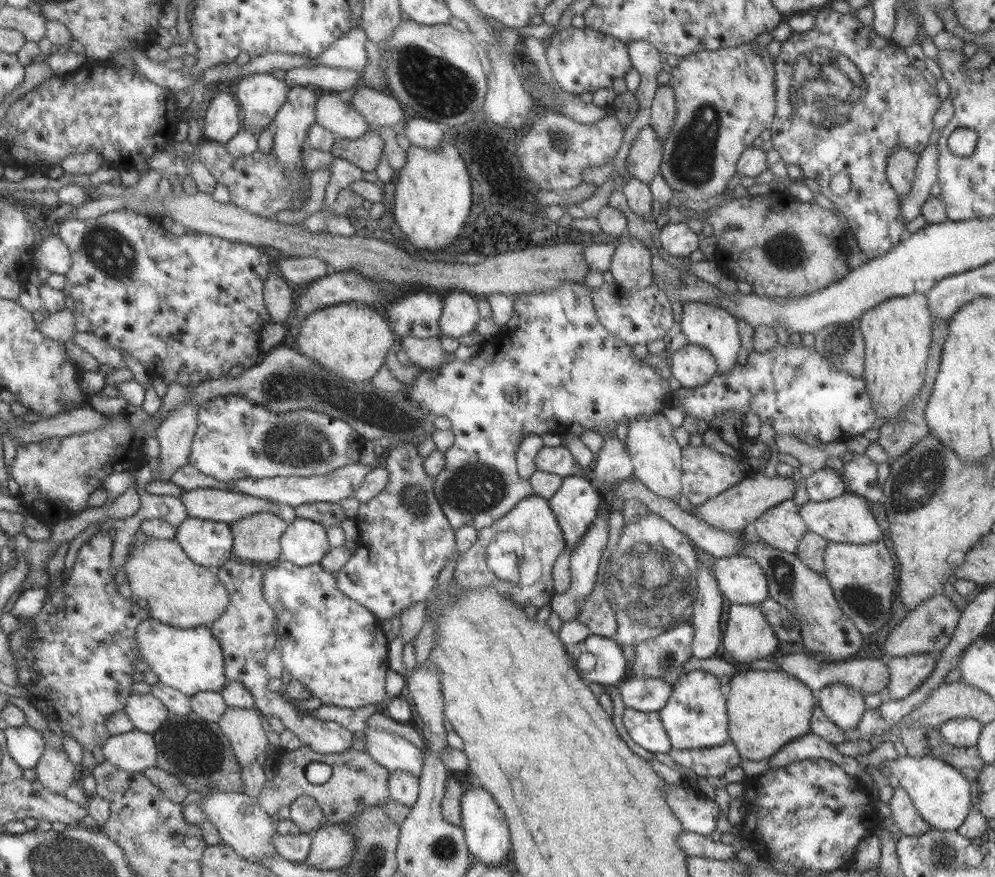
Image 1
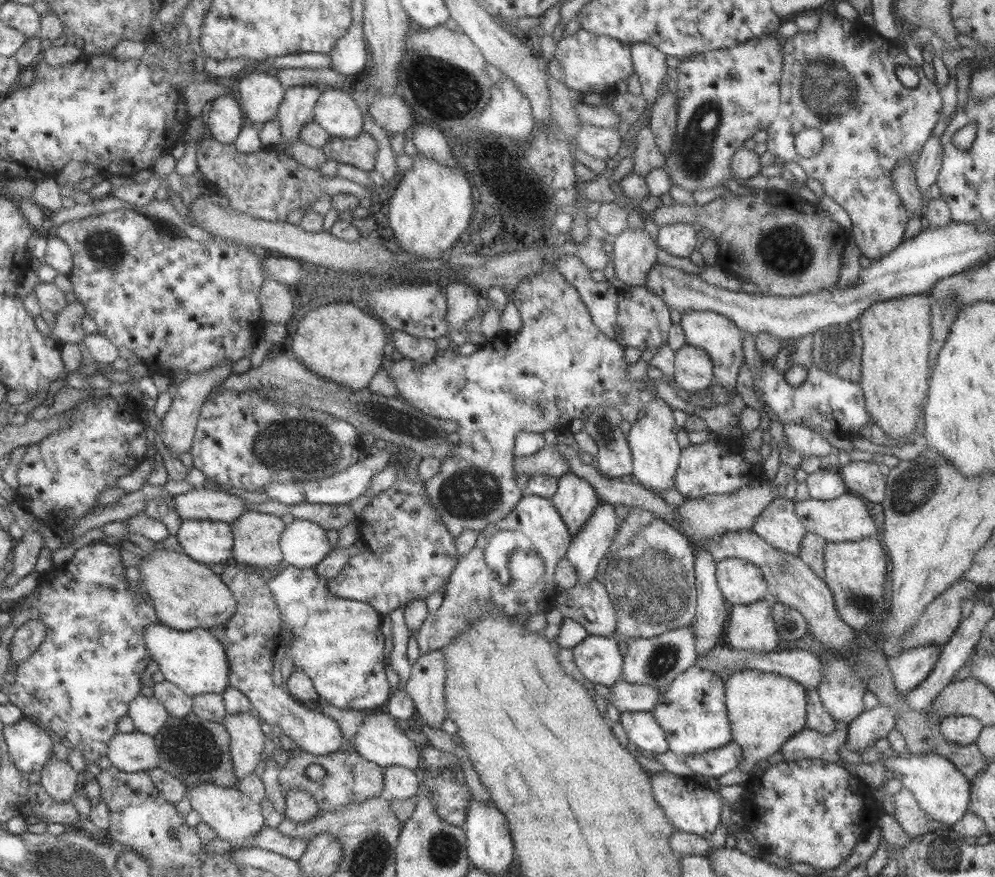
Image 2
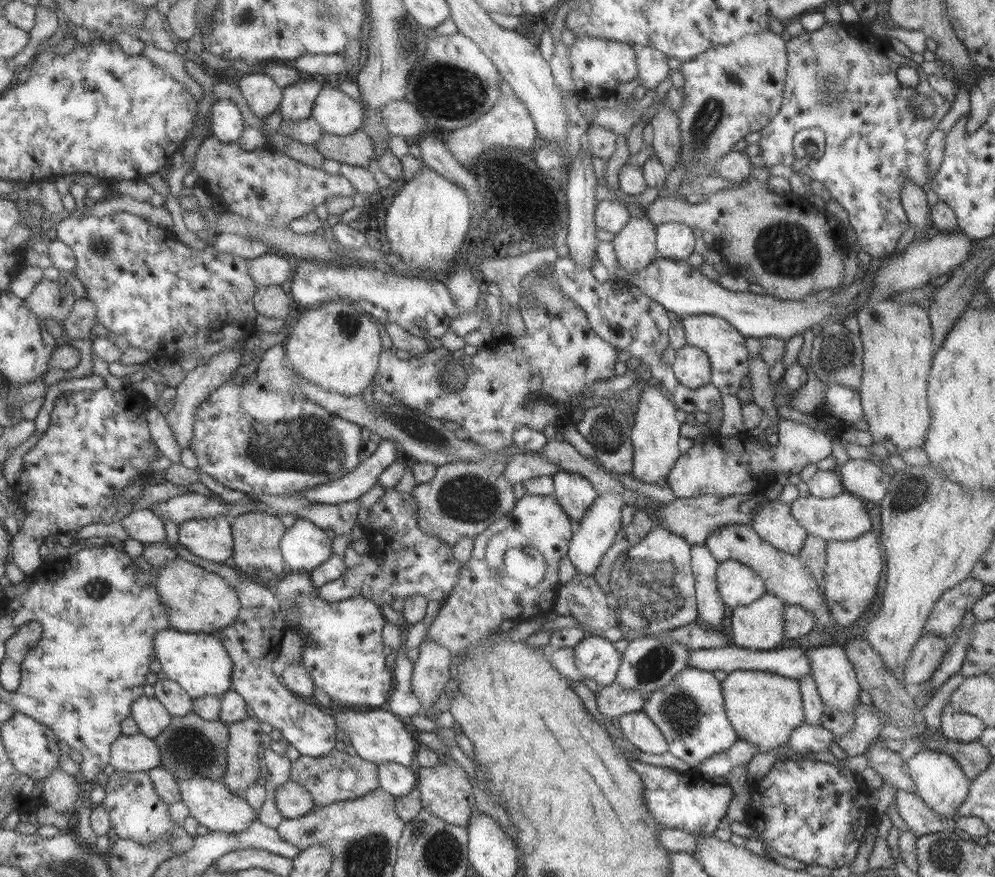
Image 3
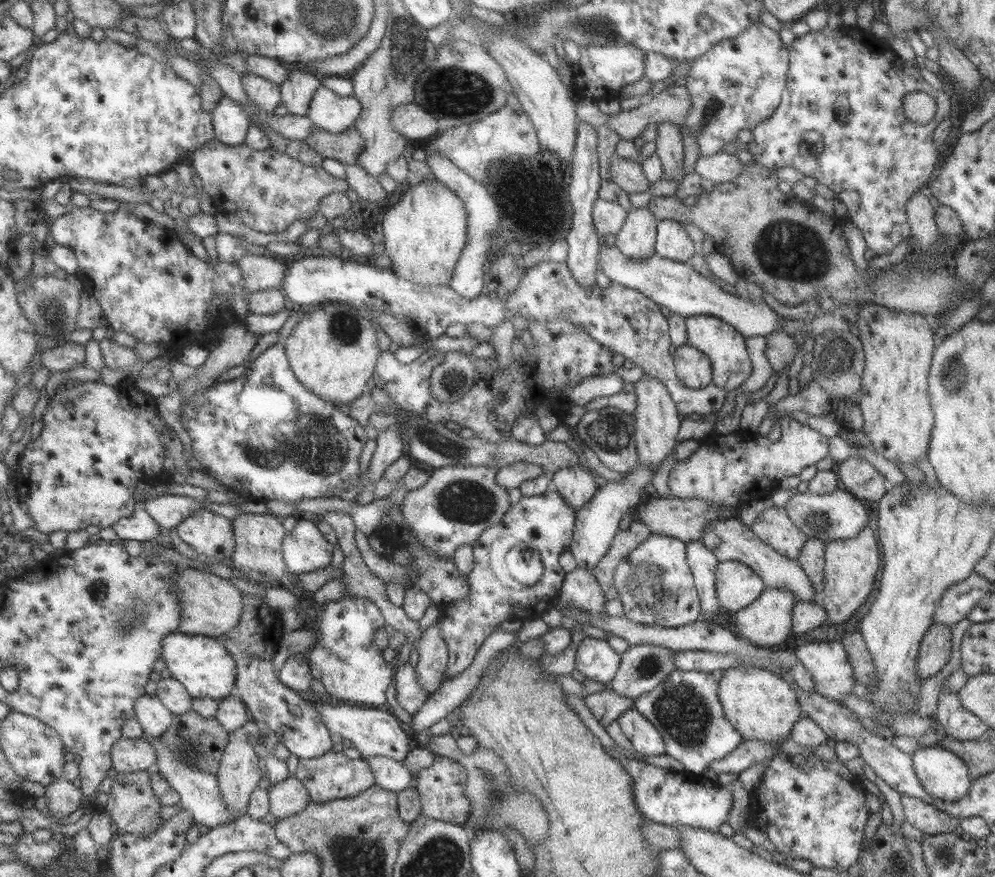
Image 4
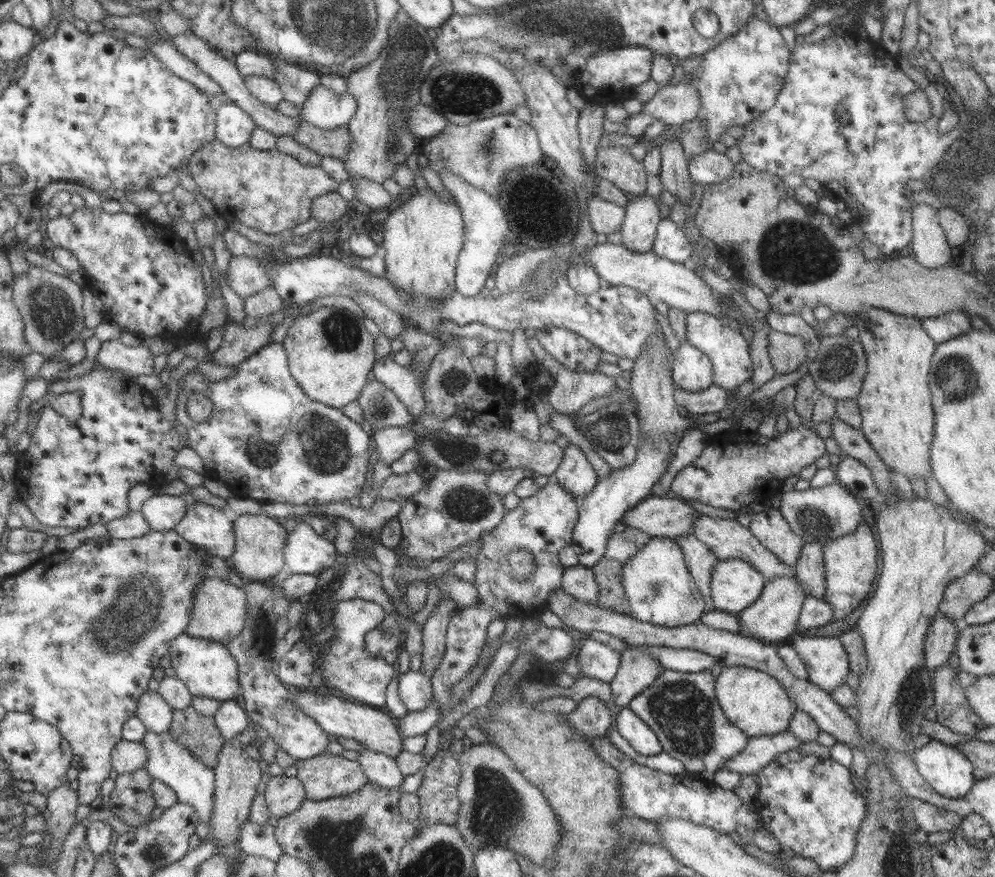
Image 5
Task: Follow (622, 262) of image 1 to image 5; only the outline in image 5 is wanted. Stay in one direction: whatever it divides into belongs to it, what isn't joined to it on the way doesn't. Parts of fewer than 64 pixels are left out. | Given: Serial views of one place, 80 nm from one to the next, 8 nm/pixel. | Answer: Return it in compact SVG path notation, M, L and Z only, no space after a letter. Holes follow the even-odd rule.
M636 195L627 201L619 230L621 246L637 254L652 251L656 224L661 219L659 205L653 197Z

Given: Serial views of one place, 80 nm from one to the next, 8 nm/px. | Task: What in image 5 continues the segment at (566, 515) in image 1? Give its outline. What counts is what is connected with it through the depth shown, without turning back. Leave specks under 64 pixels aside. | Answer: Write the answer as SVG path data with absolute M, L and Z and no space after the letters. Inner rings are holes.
M569 443L562 450L560 463L551 477L555 478L576 500L591 492L599 479L584 452L573 443Z

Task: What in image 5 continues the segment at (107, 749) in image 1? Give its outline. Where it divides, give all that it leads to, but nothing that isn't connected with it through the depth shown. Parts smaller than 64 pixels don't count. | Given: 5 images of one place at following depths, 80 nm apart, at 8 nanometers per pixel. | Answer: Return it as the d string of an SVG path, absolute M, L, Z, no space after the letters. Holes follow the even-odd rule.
M122 739L117 742L110 755L110 766L118 774L131 773L144 768L147 760L147 751L141 742L132 742Z

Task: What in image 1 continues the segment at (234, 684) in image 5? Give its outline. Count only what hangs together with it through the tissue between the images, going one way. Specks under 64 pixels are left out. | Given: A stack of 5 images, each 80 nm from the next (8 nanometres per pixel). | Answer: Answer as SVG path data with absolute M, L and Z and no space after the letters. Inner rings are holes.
M148 617L136 626L135 638L143 662L150 666L158 681L188 697L198 692L217 692L226 685L223 653L208 628L175 628Z

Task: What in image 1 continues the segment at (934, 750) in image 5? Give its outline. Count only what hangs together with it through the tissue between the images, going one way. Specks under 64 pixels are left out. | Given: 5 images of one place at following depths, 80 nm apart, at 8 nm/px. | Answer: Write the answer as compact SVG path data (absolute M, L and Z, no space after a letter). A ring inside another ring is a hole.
M906 755L896 760L883 760L882 763L883 768L881 765L878 768L880 773L891 774L899 781L899 787L909 796L911 804L931 829L956 830L965 820L971 810L969 782L953 766L931 756L911 758Z

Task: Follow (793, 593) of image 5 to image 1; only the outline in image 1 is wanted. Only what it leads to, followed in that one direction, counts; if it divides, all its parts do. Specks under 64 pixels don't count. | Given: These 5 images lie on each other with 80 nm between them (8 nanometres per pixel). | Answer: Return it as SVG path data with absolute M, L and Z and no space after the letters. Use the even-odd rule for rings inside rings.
M731 603L727 616L726 628L721 639L723 647L721 646L720 653L722 657L745 666L747 662L769 657L775 651L778 638L759 605Z

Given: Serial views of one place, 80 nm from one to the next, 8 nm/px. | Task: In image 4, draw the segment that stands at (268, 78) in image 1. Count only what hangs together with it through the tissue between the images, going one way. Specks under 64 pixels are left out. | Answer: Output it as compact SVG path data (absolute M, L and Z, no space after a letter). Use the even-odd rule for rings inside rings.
M243 74L244 93L256 104L258 109L273 112L281 102L280 85L254 74Z

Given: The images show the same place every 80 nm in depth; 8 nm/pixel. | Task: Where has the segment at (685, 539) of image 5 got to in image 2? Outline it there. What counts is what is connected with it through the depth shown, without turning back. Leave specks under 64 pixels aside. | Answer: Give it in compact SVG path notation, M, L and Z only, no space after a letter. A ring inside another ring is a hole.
M703 546L696 547L693 566L696 600L690 627L695 634L693 653L699 656L717 645L727 610L716 583L716 560Z

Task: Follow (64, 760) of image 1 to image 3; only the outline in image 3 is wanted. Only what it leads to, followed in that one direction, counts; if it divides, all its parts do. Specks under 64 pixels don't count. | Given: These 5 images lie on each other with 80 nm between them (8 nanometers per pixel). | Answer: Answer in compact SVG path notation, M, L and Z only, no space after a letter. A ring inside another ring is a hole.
M57 766L41 783L43 797L49 808L59 813L73 813L81 789L81 785L75 782L75 776L67 775Z

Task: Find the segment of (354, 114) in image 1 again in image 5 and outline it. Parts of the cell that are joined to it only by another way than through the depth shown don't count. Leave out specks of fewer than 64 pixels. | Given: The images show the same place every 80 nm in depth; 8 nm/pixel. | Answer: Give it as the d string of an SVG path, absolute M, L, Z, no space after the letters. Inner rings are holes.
M317 85L307 95L298 116L322 129L345 125L356 109L356 100L347 91L336 94L323 85Z

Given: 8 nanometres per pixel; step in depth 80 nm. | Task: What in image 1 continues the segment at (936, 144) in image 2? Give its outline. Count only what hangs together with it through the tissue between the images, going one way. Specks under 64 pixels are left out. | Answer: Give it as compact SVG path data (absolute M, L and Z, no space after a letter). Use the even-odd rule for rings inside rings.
M927 143L925 148L918 153L910 191L907 196L900 199L900 211L902 212L904 226L920 214L921 205L930 196L929 190L937 180L938 168L936 164L938 156L939 151L936 149L936 143Z

